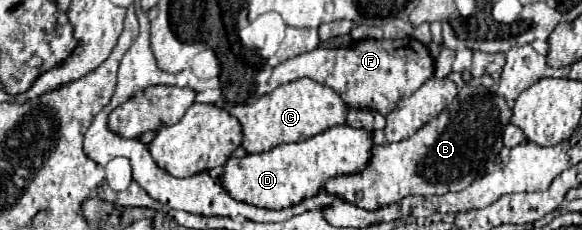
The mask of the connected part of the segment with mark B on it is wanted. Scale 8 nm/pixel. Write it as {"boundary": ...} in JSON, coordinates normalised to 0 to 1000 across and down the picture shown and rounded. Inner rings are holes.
{"boundary":[[[799,365],[765,487],[692,617],[641,635],[637,704],[624,748],[565,783],[558,835],[579,843],[624,913],[658,904],[696,852],[789,835],[826,774],[837,739],[837,704],[857,678],[864,643],[864,565],[875,539],[878,496],[871,443],[851,400],[830,374],[809,383]]]}

